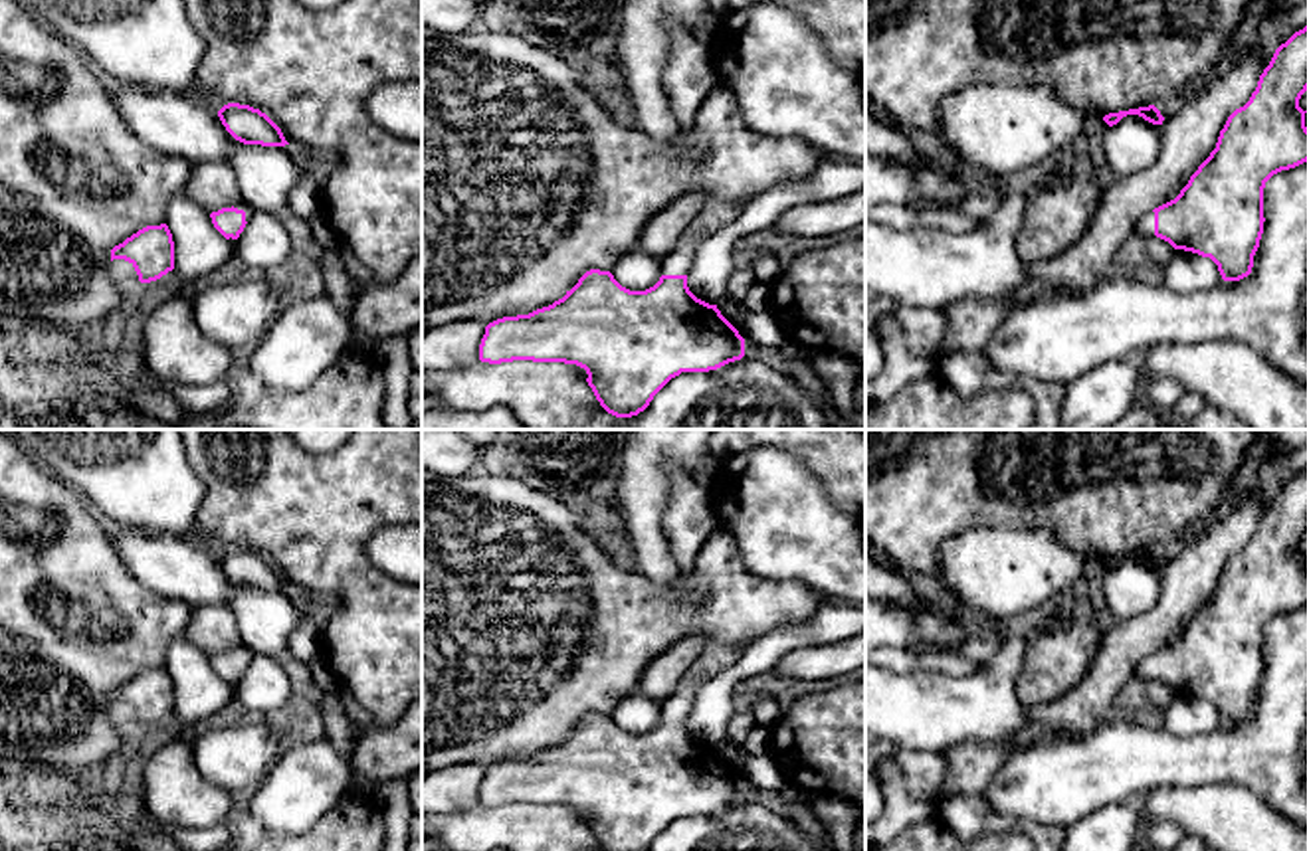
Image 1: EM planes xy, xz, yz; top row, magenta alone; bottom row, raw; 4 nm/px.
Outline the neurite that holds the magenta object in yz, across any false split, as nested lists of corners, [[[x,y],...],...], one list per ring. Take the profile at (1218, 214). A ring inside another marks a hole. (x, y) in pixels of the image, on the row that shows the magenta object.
[[[1307,26],[1275,49],[1250,101],[1228,117],[1216,148],[1190,176],[1180,194],[1145,214],[1137,222],[1135,234],[1141,239],[1156,236],[1174,249],[1210,257],[1218,265],[1224,281],[1248,277],[1263,234],[1265,182],[1281,170],[1307,162],[1307,111],[1299,107],[1305,91]]]

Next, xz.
[[[683,236],[661,257],[659,281],[646,291],[630,291],[610,271],[590,269],[553,305],[489,323],[479,344],[479,360],[576,364],[586,370],[586,382],[608,414],[638,416],[681,372],[709,372],[745,356],[745,338],[739,331],[717,305],[697,299],[687,287],[687,273],[701,241]]]

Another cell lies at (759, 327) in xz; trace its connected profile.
[[[743,309],[739,323],[735,325],[745,342],[780,348],[786,340],[786,332],[770,311]]]

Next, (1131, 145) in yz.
[[[1127,115],[1103,133],[1103,154],[1111,172],[1127,178],[1155,164],[1160,142],[1160,125],[1139,115]]]

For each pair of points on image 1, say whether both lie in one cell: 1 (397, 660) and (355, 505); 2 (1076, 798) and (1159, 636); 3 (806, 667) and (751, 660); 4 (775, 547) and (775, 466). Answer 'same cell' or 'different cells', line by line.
1: same cell
2: different cells
3: different cells
4: same cell

